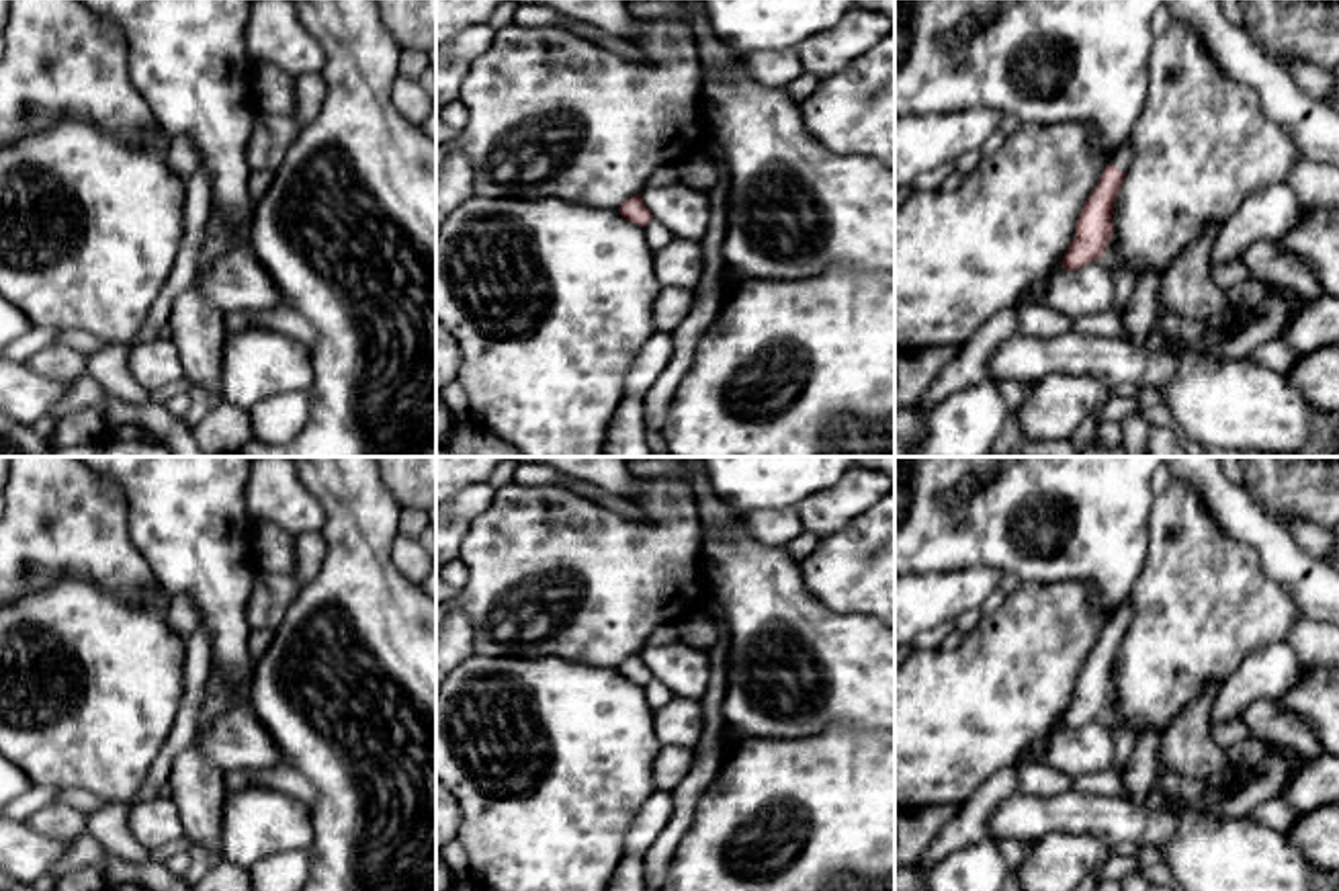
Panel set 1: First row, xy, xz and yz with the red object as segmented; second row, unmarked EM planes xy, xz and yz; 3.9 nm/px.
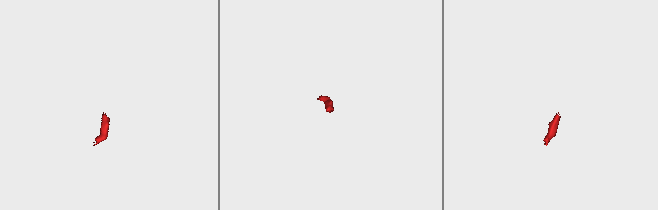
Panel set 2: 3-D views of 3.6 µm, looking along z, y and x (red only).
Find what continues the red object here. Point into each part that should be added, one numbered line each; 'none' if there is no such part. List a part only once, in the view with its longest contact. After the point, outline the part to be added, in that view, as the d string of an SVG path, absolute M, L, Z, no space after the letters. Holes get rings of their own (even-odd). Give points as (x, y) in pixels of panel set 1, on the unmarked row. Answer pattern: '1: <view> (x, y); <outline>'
1: yz (1122, 617); M1126 598L1126 600L1118 606L1116 614L1112 617L1112 623L1114 623L1118 629L1128 631L1130 621L1132 621L1132 608L1130 608L1130 598Z

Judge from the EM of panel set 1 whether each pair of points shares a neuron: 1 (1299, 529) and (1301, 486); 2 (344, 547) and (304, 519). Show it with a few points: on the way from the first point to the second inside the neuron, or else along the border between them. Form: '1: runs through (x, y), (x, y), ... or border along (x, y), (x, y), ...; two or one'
1: border along (1276, 517), (1299, 517), (1317, 525); two
2: border along (301, 484), (322, 508), (324, 525), (320, 529); two

